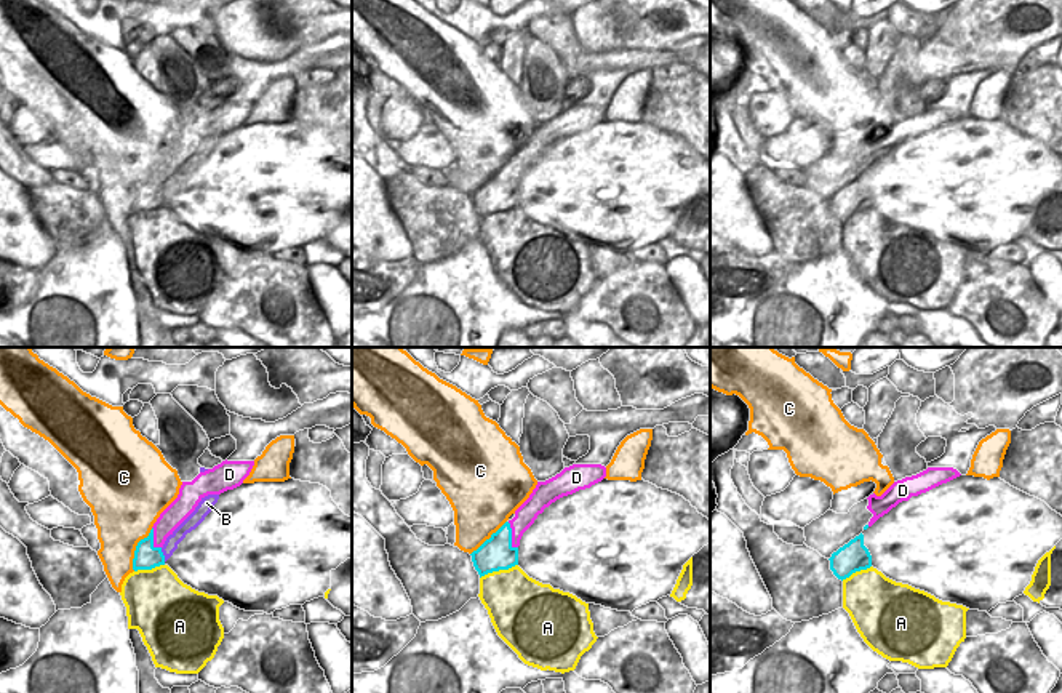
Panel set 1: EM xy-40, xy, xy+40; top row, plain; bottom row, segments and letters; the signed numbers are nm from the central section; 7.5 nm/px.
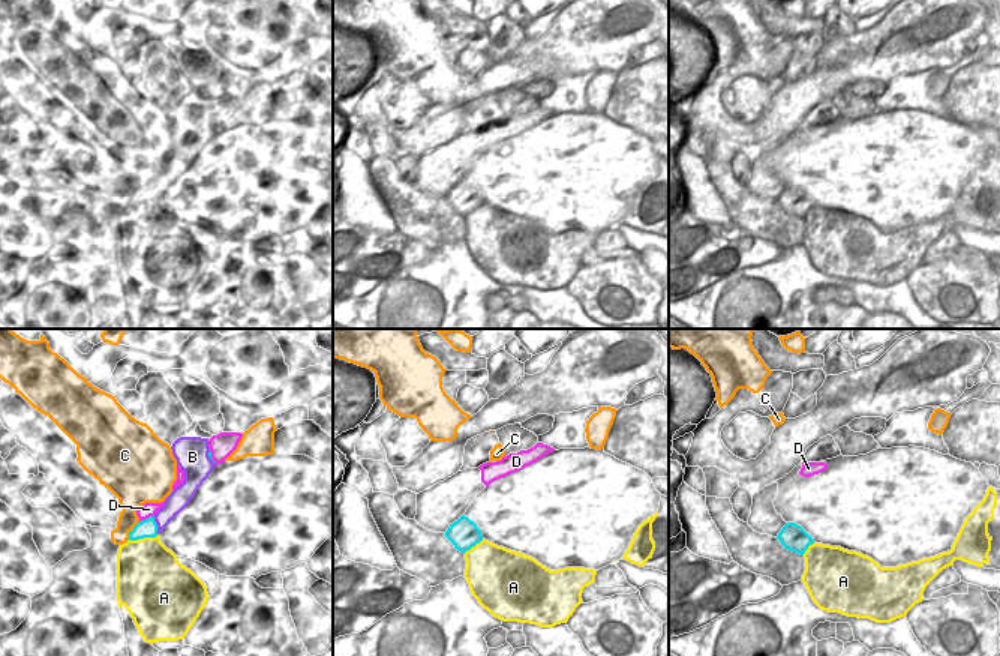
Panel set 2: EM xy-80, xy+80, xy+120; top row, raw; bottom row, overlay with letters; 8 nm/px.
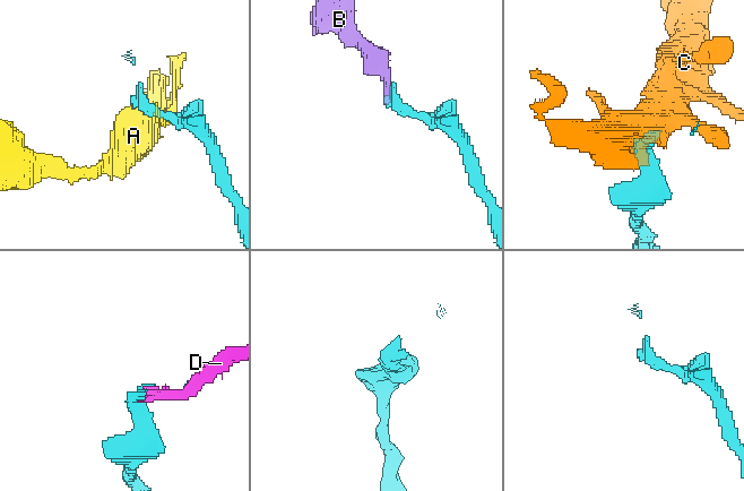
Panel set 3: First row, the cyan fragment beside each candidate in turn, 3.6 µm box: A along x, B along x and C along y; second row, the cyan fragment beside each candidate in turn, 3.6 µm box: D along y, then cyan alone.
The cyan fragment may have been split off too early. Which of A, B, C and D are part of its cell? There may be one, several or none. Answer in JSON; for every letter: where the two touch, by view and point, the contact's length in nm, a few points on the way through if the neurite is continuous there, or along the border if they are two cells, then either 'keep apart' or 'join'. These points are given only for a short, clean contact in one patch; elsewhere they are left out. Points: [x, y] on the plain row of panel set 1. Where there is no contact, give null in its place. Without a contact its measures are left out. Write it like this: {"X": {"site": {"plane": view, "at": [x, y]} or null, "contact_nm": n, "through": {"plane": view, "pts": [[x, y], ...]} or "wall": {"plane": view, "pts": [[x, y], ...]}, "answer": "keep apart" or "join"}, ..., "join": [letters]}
{"A": {"site": {"plane": "xy", "at": [498, 212]}, "contact_nm": 300, "answer": "keep apart"}, "B": {"site": {"plane": "xy-40", "at": [162, 196]}, "contact_nm": 110, "answer": "join"}, "C": {"site": {"plane": "xy-40", "at": [136, 191]}, "contact_nm": 360, "wall": {"plane": "xy-40", "pts": [[152, 170], [136, 188], [133, 212]]}, "answer": "keep apart"}, "D": {"site": {"plane": "xy", "at": [511, 178]}, "contact_nm": 220, "answer": "keep apart"}, "join": ["B"]}

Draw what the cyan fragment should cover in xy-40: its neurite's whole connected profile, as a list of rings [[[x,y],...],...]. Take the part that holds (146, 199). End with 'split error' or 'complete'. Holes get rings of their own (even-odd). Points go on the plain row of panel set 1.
[[[208,136],[202,139],[195,152],[166,179],[162,189],[154,187],[154,170],[149,178],[141,181],[134,192],[133,211],[152,211],[165,206],[165,203],[178,190],[178,186],[186,179],[187,174],[195,171],[205,158],[211,154],[218,144],[219,136]]] | split error

